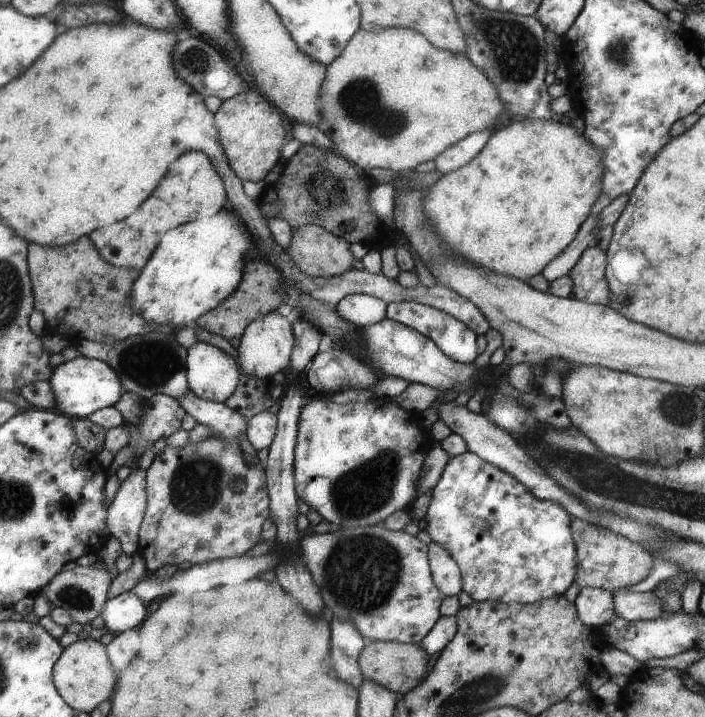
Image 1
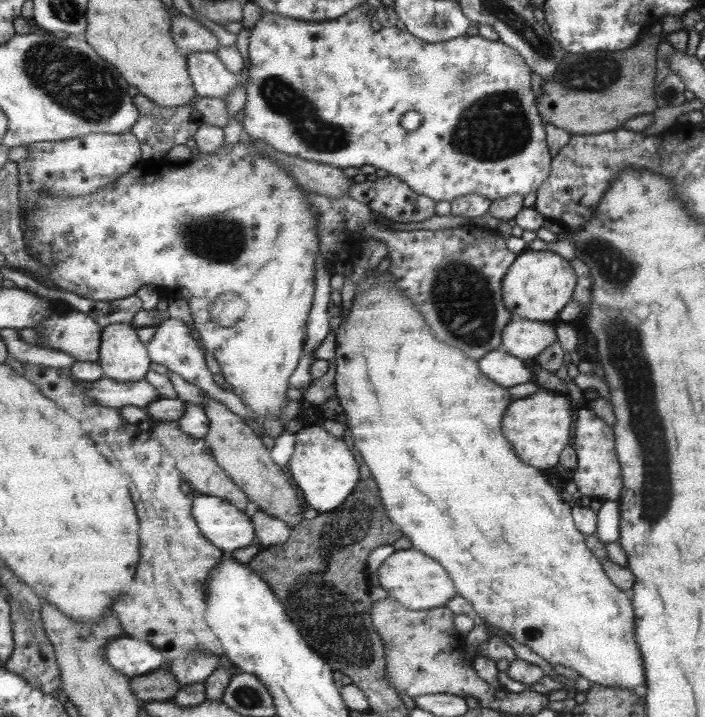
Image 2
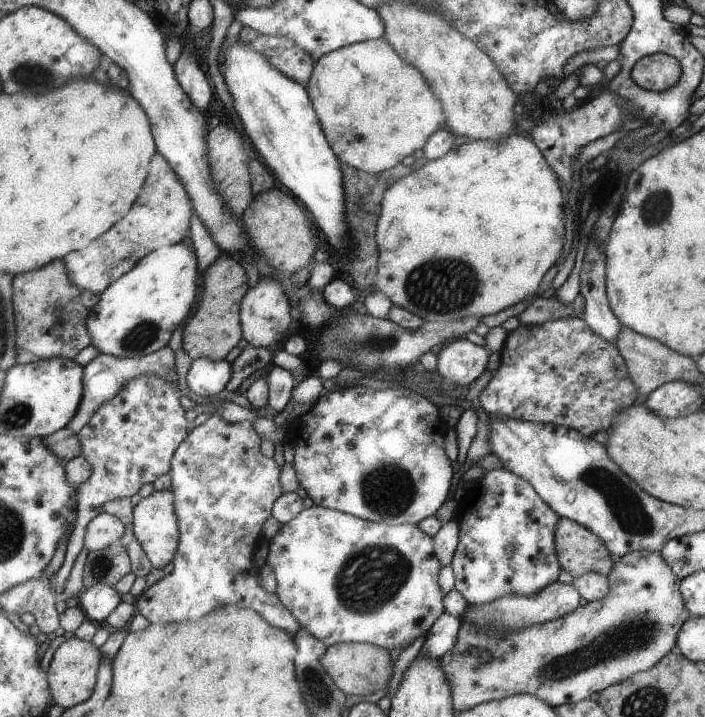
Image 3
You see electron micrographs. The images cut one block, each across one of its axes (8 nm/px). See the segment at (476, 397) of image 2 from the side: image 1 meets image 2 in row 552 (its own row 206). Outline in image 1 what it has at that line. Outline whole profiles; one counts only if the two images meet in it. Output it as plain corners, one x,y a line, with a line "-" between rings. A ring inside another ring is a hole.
509,119
499,129
492,130
491,136
487,139
479,156
475,156
473,160
469,160
467,164
460,166
458,169
442,174
439,180
436,180
425,190
422,209
426,216
426,223
438,234
442,241
447,240
447,246
453,252
459,252
459,256
463,256
467,261
471,260
471,264
479,264
480,267
486,268
488,271
499,272
500,275
525,281
530,276
543,272
546,264
559,256
574,240
578,228
582,226
581,222
585,222
587,215
590,214
589,210
593,206
593,202
597,200
600,194
600,183
603,180
603,174
602,150
595,147
583,133
577,132
568,120
565,124
549,119

